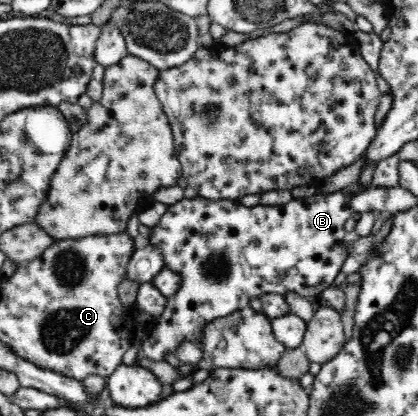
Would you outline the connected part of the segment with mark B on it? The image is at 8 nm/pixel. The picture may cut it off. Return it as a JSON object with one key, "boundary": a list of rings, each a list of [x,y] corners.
{"boundary":[[[337,190],[331,193],[307,191],[301,198],[290,200],[284,205],[247,207],[234,199],[209,200],[202,196],[182,198],[167,207],[159,224],[152,228],[148,240],[151,246],[163,255],[164,267],[181,275],[181,286],[167,299],[166,307],[156,318],[154,327],[147,330],[147,336],[140,347],[140,357],[163,362],[169,352],[177,352],[179,344],[190,340],[201,345],[203,326],[217,318],[243,310],[251,298],[263,294],[296,292],[303,298],[317,303],[322,292],[333,284],[343,262],[349,256],[348,234],[343,227],[351,218],[352,195]]]}

